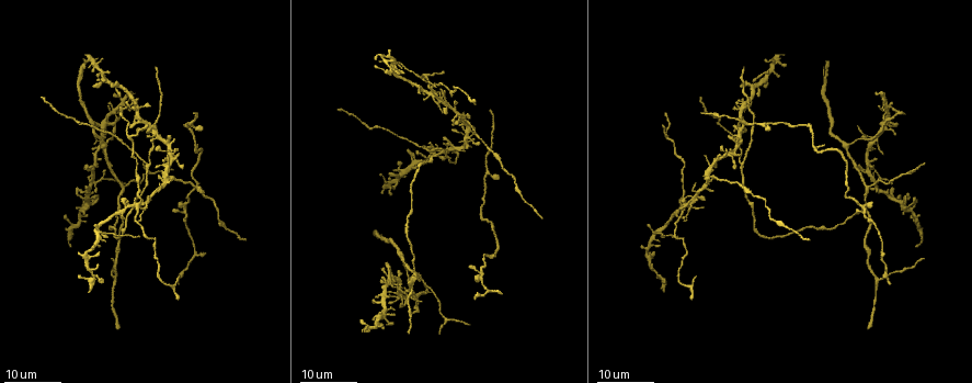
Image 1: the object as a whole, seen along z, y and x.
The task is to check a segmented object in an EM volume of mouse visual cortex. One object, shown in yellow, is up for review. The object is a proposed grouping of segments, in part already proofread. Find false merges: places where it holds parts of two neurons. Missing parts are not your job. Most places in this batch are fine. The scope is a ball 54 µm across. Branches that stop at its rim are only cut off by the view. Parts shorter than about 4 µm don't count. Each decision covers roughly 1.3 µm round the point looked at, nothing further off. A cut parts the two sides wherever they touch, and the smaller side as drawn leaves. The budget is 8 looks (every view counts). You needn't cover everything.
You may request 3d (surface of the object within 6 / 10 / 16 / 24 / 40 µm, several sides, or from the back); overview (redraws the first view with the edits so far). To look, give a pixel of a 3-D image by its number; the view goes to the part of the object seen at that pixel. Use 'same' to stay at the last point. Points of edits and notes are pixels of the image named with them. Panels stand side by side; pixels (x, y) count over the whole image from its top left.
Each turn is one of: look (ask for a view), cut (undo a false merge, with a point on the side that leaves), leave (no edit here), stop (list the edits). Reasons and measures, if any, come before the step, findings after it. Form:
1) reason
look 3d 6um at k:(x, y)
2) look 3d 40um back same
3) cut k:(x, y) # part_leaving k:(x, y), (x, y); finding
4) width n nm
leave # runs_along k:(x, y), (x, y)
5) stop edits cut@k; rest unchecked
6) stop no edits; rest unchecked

four-way junction
look 3d 16um at 1:(738, 143)

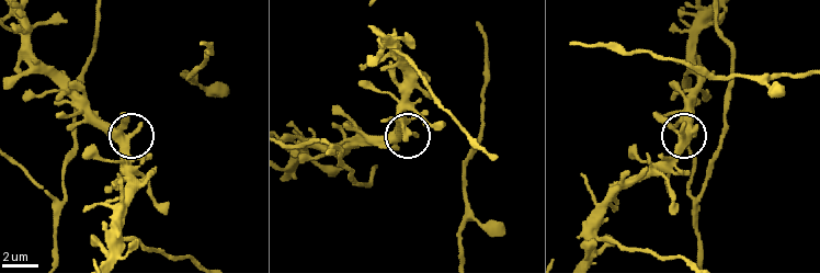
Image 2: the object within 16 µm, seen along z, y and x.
look 3d 10um at 2:(682, 138)

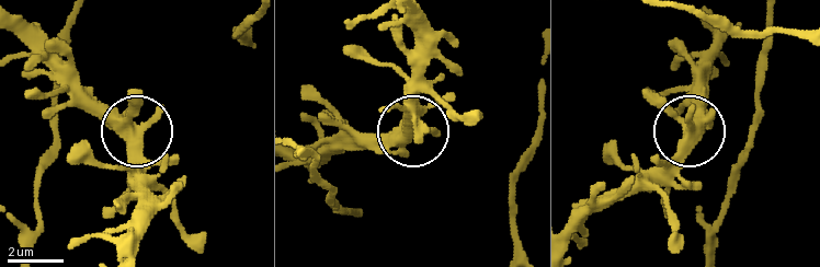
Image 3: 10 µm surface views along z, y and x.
side_arm 42 um
leave # all the same neuron

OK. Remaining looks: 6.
four or more arms meet
look 3d 16um at 1:(138, 206)

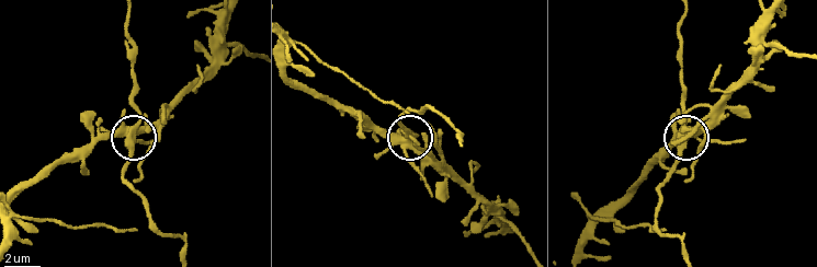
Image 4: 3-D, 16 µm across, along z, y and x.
closer look
look 3d 10um at 4:(130, 140)

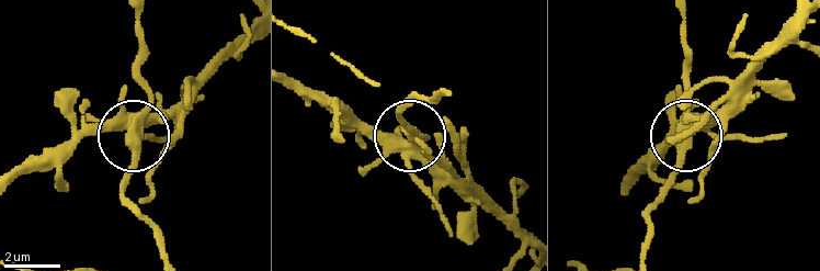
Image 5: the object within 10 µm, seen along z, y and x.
cut 5:(128, 169) # part_leaving 5:(686, 126), (686, 15); a second neuron is stuck on

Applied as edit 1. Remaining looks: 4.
four or more arms meet
look 3d 24um at 1:(711, 175)

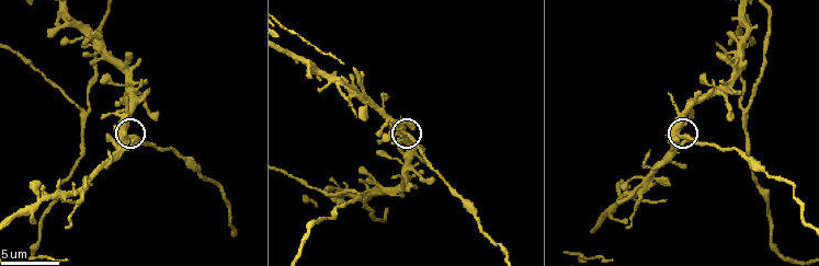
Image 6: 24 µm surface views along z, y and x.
look 3d 6um at 6:(126, 138)

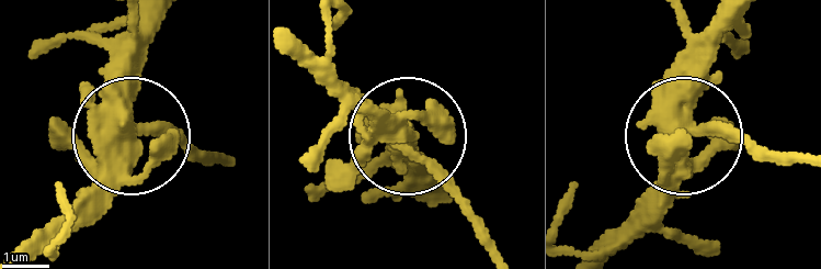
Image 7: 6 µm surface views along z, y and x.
cut 7:(452, 183) # part_leaving 7:(691, 126), (793, 154); two neurons meet here

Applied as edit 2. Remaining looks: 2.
stop edits cut@5, cut@7; rest unchecked

